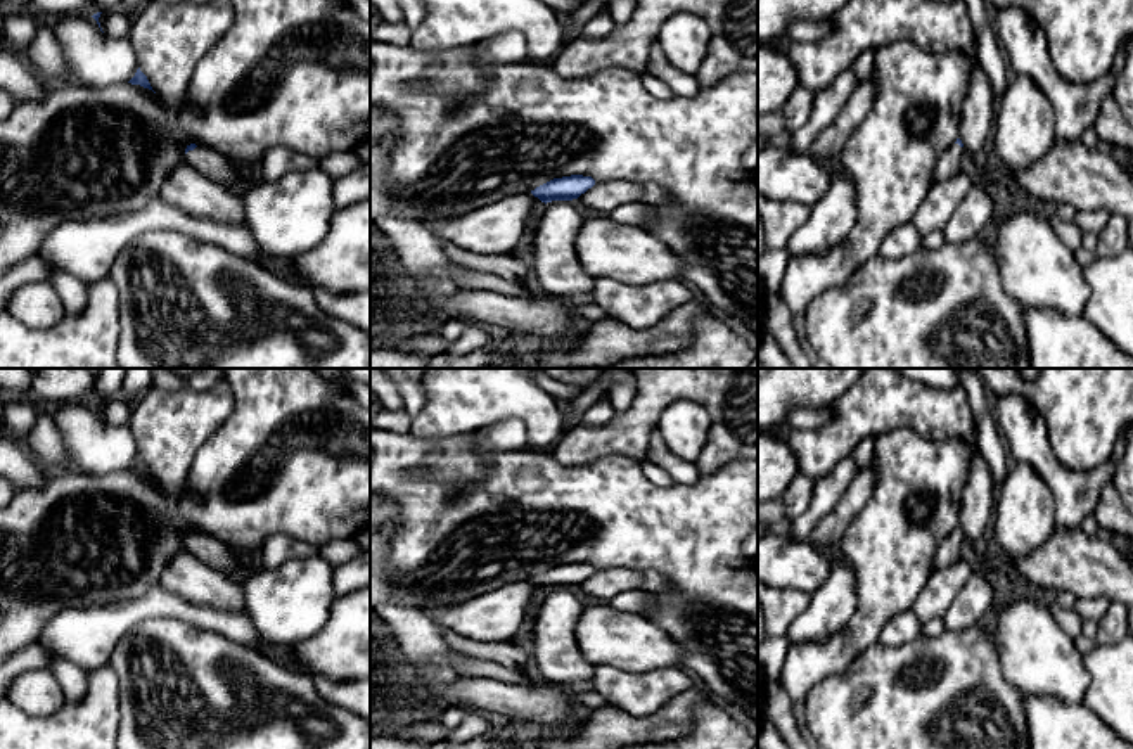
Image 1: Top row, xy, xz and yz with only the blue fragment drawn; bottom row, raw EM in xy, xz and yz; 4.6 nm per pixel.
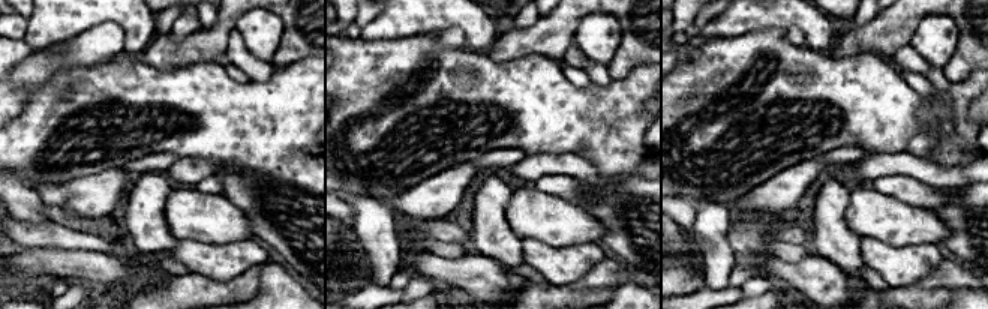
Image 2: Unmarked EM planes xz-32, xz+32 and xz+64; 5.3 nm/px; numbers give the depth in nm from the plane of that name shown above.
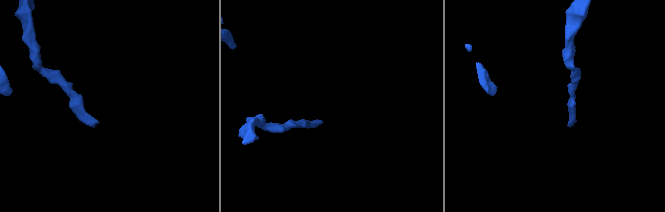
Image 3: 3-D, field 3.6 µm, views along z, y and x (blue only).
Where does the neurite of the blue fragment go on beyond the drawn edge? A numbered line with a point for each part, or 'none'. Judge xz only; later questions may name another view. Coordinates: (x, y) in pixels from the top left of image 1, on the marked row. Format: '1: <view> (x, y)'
none

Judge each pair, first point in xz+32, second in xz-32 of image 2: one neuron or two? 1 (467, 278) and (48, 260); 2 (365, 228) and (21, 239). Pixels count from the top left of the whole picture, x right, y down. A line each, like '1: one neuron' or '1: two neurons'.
1: one neuron
2: two neurons

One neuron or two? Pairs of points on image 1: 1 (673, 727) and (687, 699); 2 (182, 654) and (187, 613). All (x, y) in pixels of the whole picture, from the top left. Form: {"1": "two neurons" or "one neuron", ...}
{"1": "one neuron", "2": "two neurons"}

